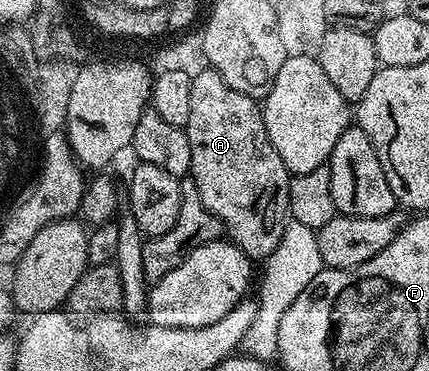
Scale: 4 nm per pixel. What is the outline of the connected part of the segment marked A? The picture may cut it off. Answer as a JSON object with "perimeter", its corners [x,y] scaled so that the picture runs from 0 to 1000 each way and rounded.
{"perimeter":[[[490,186],[455,191],[450,218],[450,296],[441,302],[441,326],[431,345],[441,369],[441,412],[445,415],[443,482],[459,499],[459,520],[469,520],[469,542],[478,542],[478,563],[497,574],[520,601],[527,642],[559,666],[576,695],[587,704],[618,704],[646,671],[674,598],[674,499],[683,480],[664,456],[664,434],[646,423],[646,402],[627,380],[627,358],[618,358],[618,326],[606,280],[571,251],[552,251],[552,240],[534,240],[524,229],[524,208]]]}

